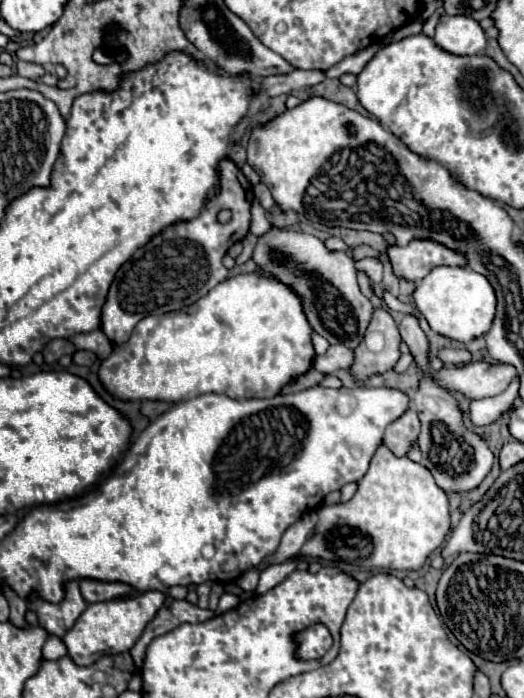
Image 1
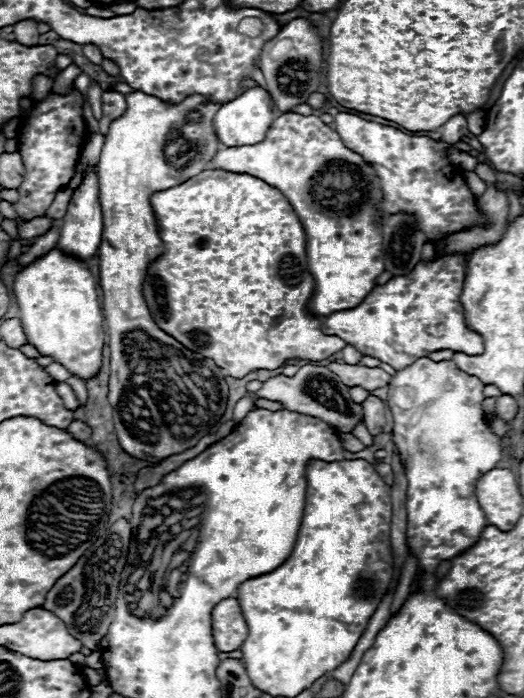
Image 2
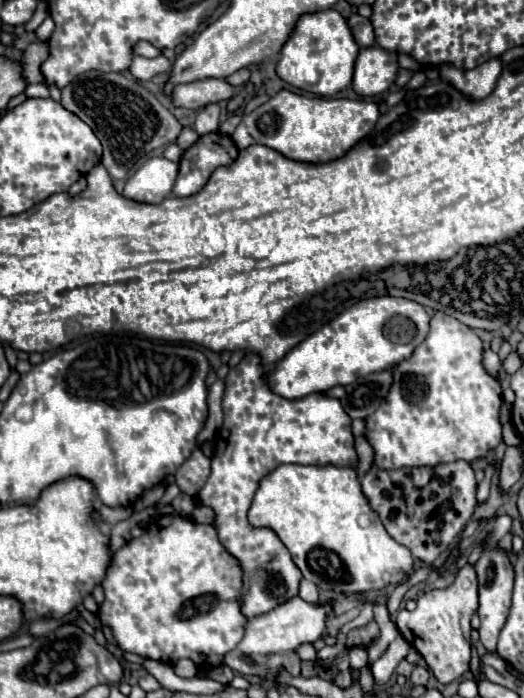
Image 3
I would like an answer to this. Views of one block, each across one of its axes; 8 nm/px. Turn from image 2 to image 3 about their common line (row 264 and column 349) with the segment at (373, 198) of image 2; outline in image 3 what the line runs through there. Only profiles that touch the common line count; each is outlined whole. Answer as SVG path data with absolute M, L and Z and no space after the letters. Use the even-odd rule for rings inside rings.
M392 296L362 300L292 348L270 372L270 386L280 396L296 400L314 392L326 392L338 384L352 384L358 376L392 368L412 356L414 348L428 334L428 322L430 316L418 302Z

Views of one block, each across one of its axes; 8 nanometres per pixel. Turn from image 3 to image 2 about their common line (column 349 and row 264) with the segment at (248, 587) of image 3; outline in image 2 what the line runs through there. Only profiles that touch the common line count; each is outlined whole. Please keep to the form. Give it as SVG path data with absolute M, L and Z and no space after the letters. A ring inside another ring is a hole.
M446 254L446 256L434 258L434 260L420 260L408 274L394 276L386 284L376 286L356 308L340 310L340 312L326 316L322 320L320 330L340 336L346 344L352 344L362 354L374 356L374 358L390 364L396 370L406 368L414 360L424 358L430 352L444 350L444 348L454 350L454 352L464 352L470 356L478 356L484 352L484 340L478 332L474 332L466 326L464 306L460 302L464 276L466 276L466 256L462 256L462 254Z

